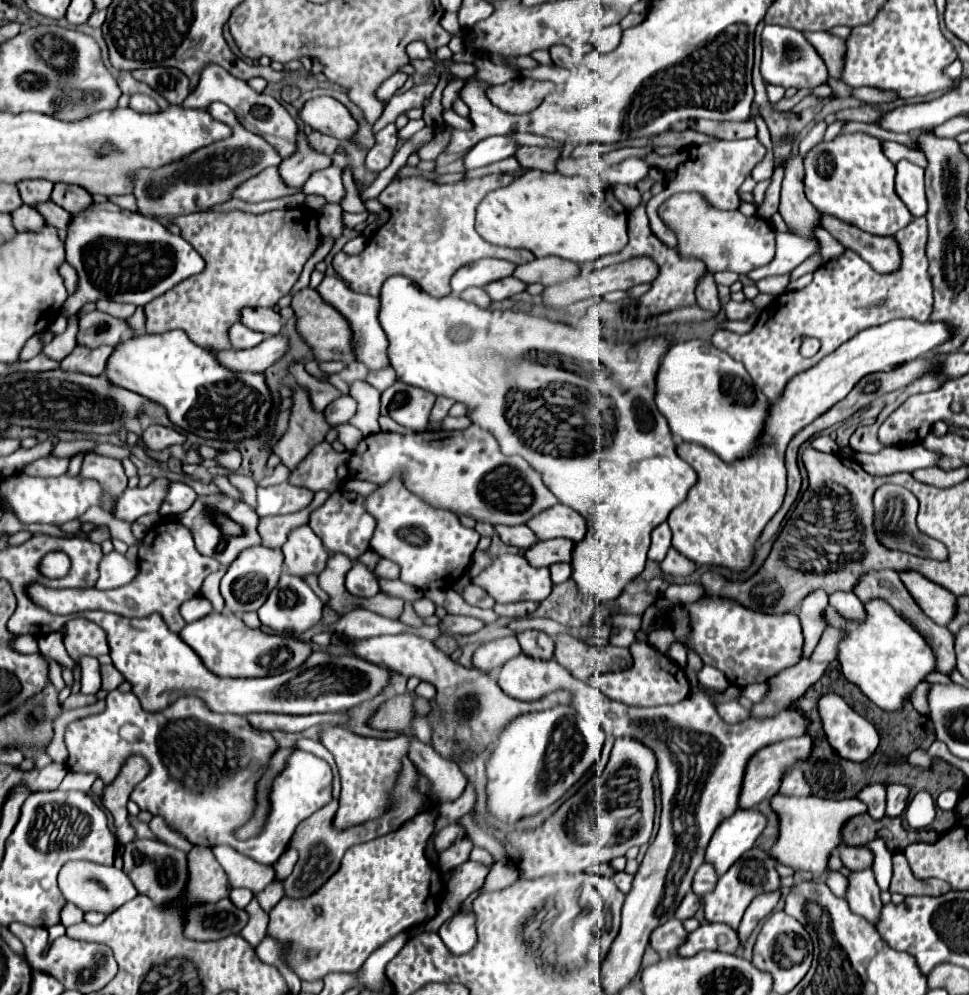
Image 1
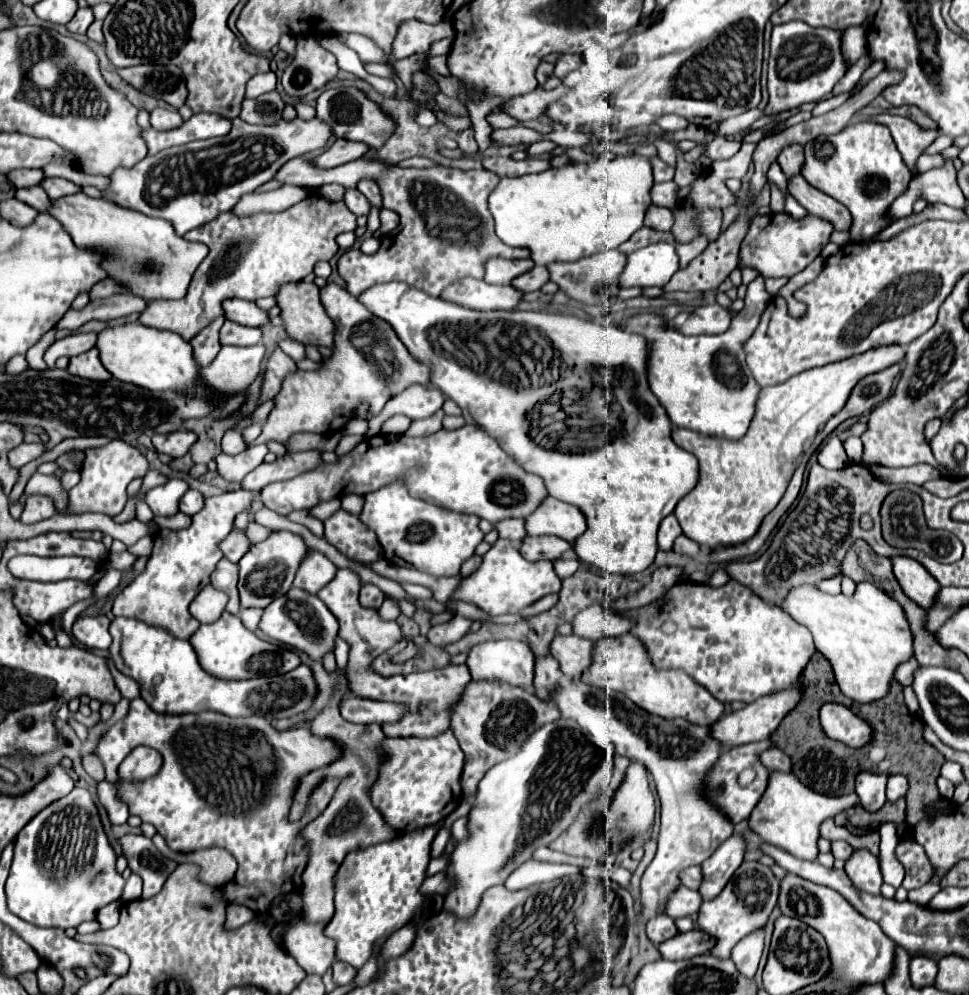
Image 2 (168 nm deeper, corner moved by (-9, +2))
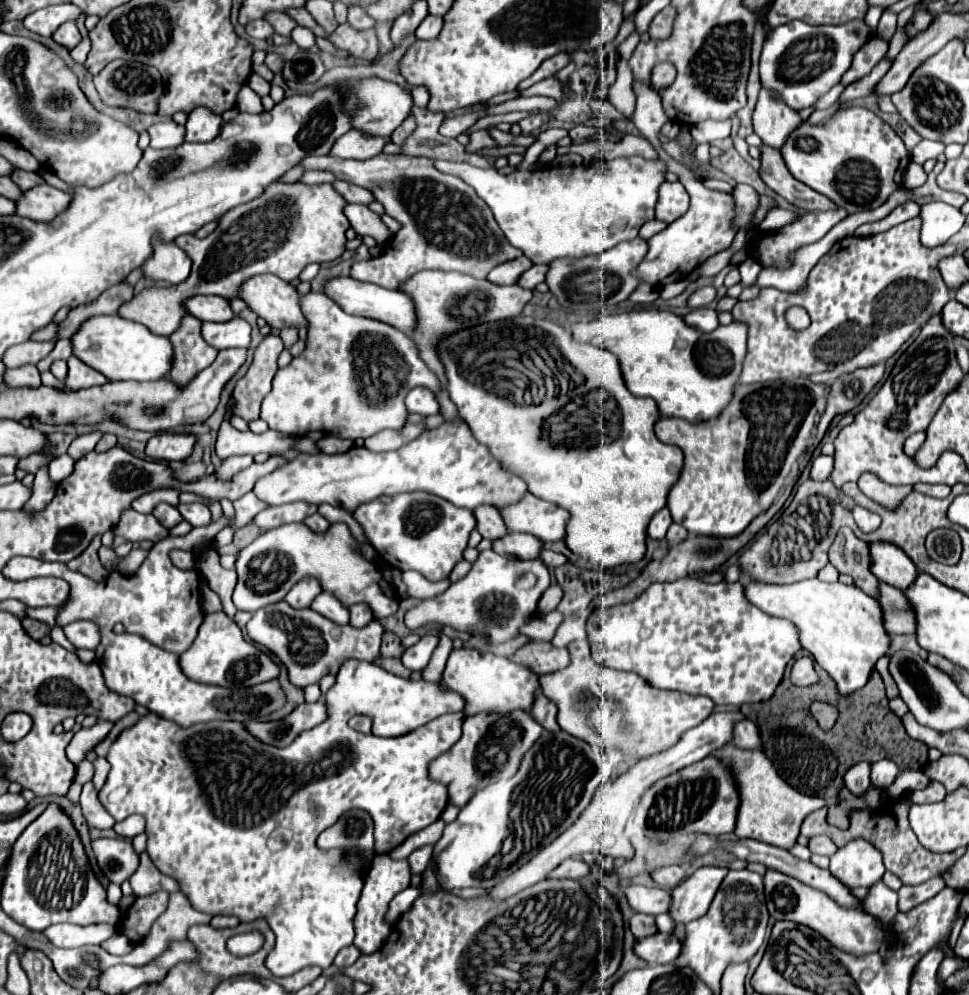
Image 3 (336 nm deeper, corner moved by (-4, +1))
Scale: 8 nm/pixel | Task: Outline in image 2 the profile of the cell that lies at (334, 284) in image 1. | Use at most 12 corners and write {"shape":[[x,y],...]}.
{"shape":[[327,282],[319,370],[281,382],[259,444],[337,432],[429,384],[395,330]]}

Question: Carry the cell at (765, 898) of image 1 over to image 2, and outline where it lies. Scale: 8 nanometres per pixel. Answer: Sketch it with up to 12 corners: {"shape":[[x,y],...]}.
{"shape":[[763,932],[737,944],[731,960],[745,978],[753,978],[763,952]]}

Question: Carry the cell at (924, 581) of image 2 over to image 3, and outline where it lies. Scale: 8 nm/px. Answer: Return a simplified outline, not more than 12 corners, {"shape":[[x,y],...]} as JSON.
{"shape":[[872,543],[872,573],[900,591],[918,577],[902,549]]}

